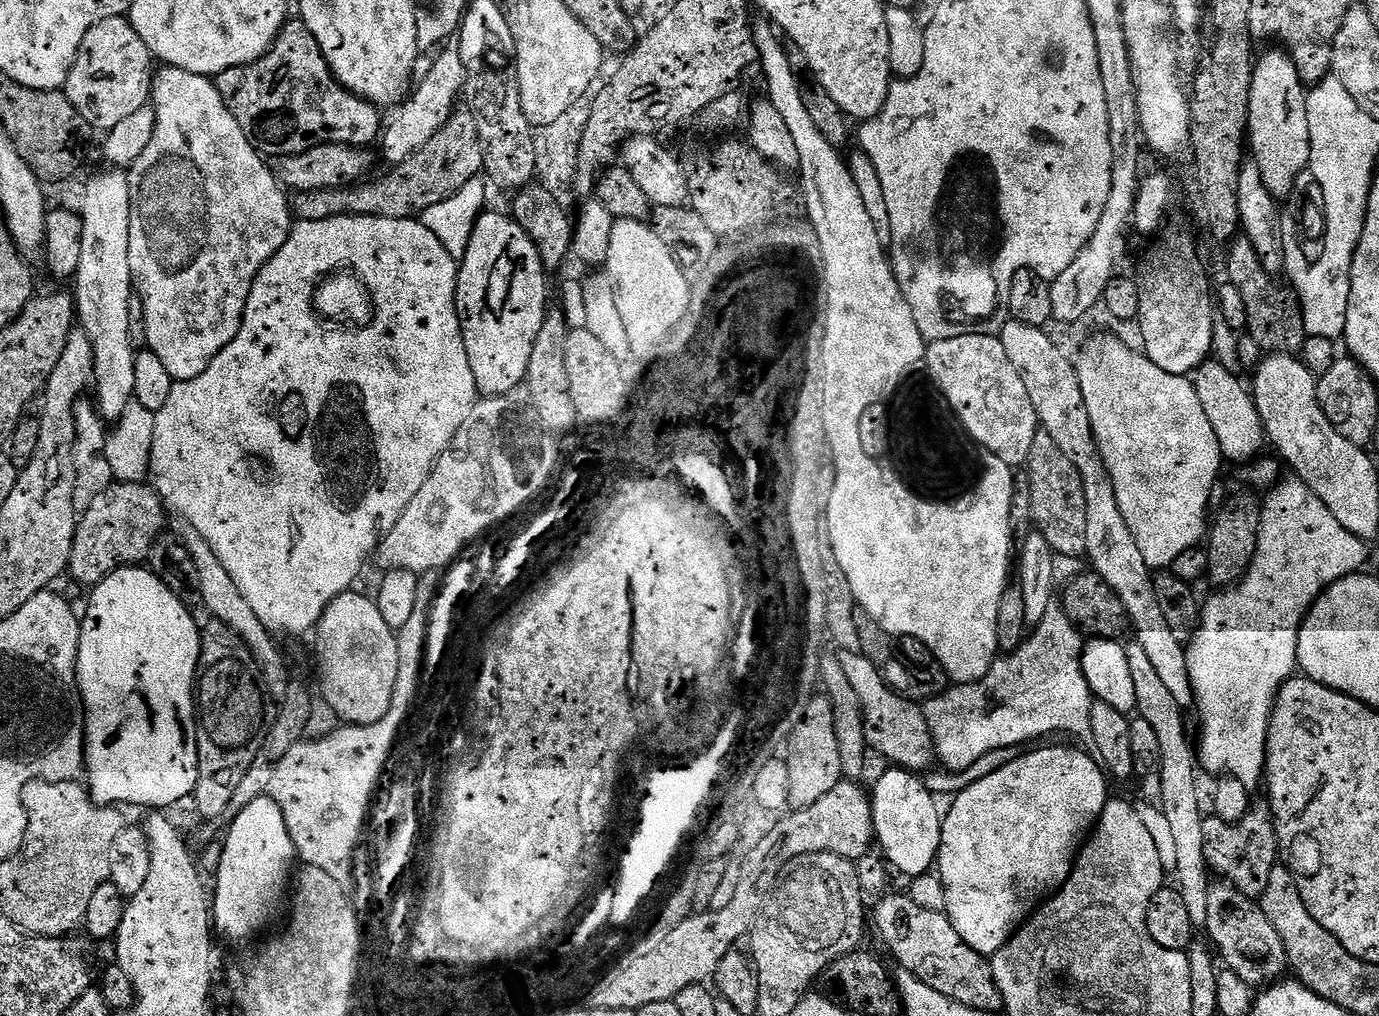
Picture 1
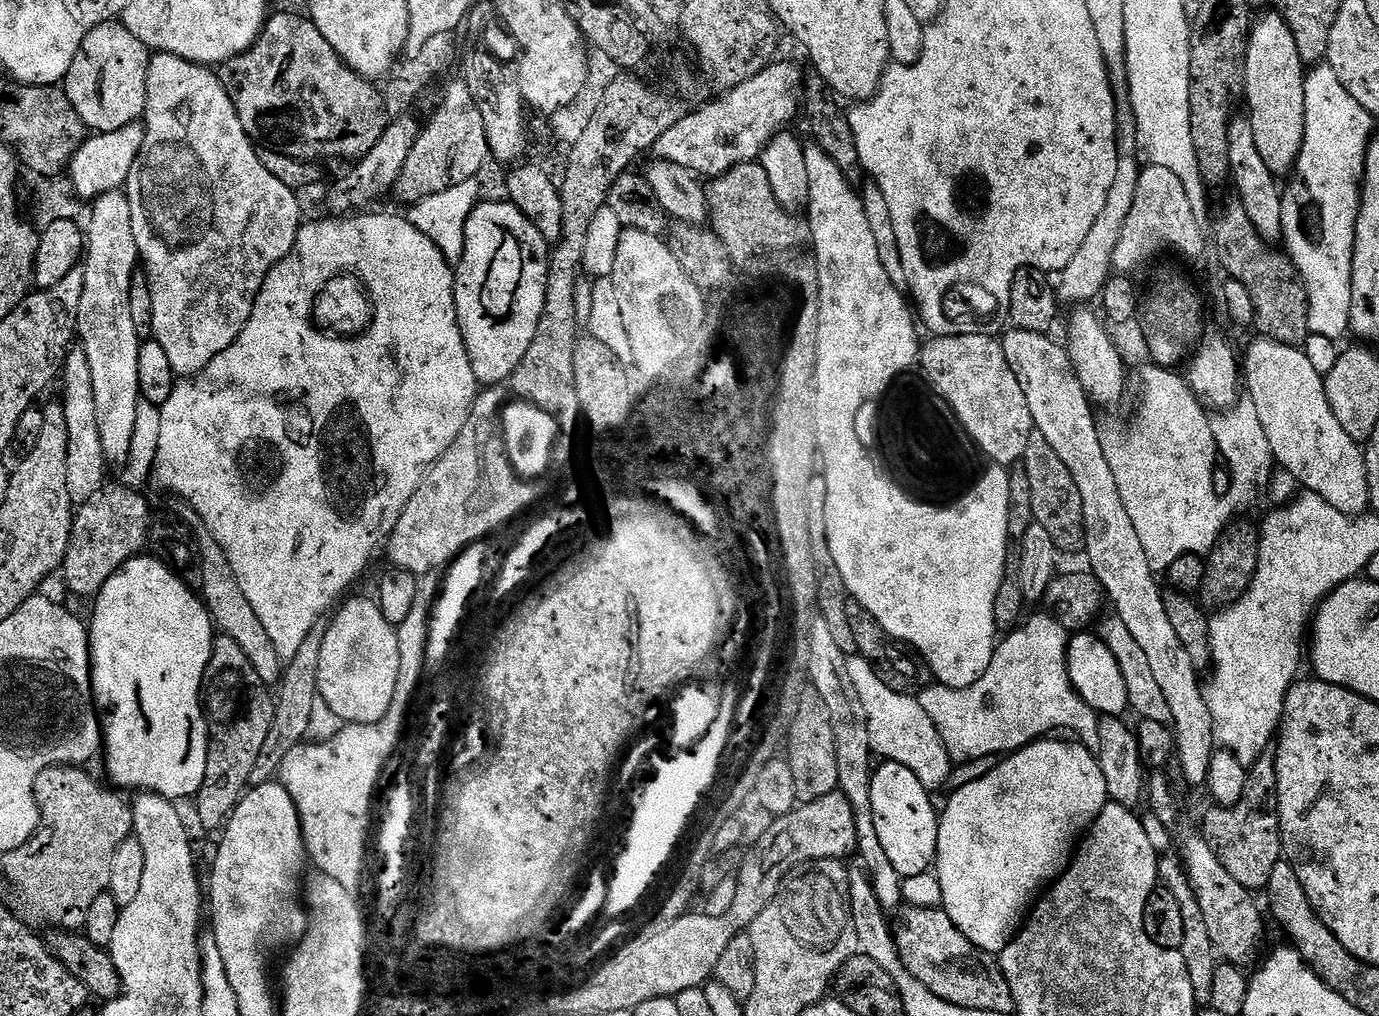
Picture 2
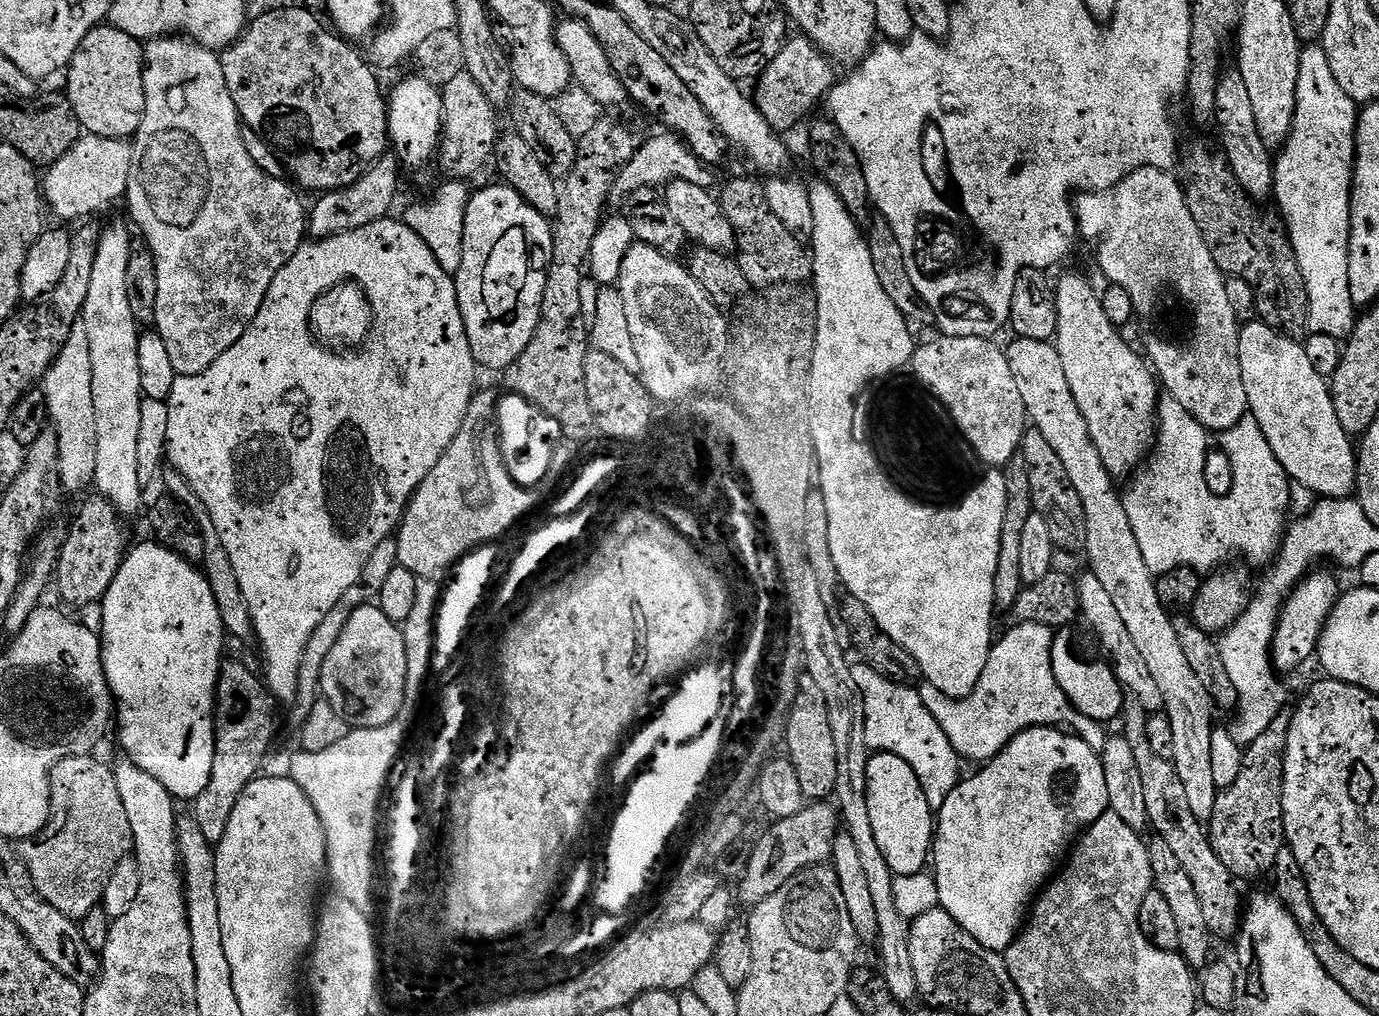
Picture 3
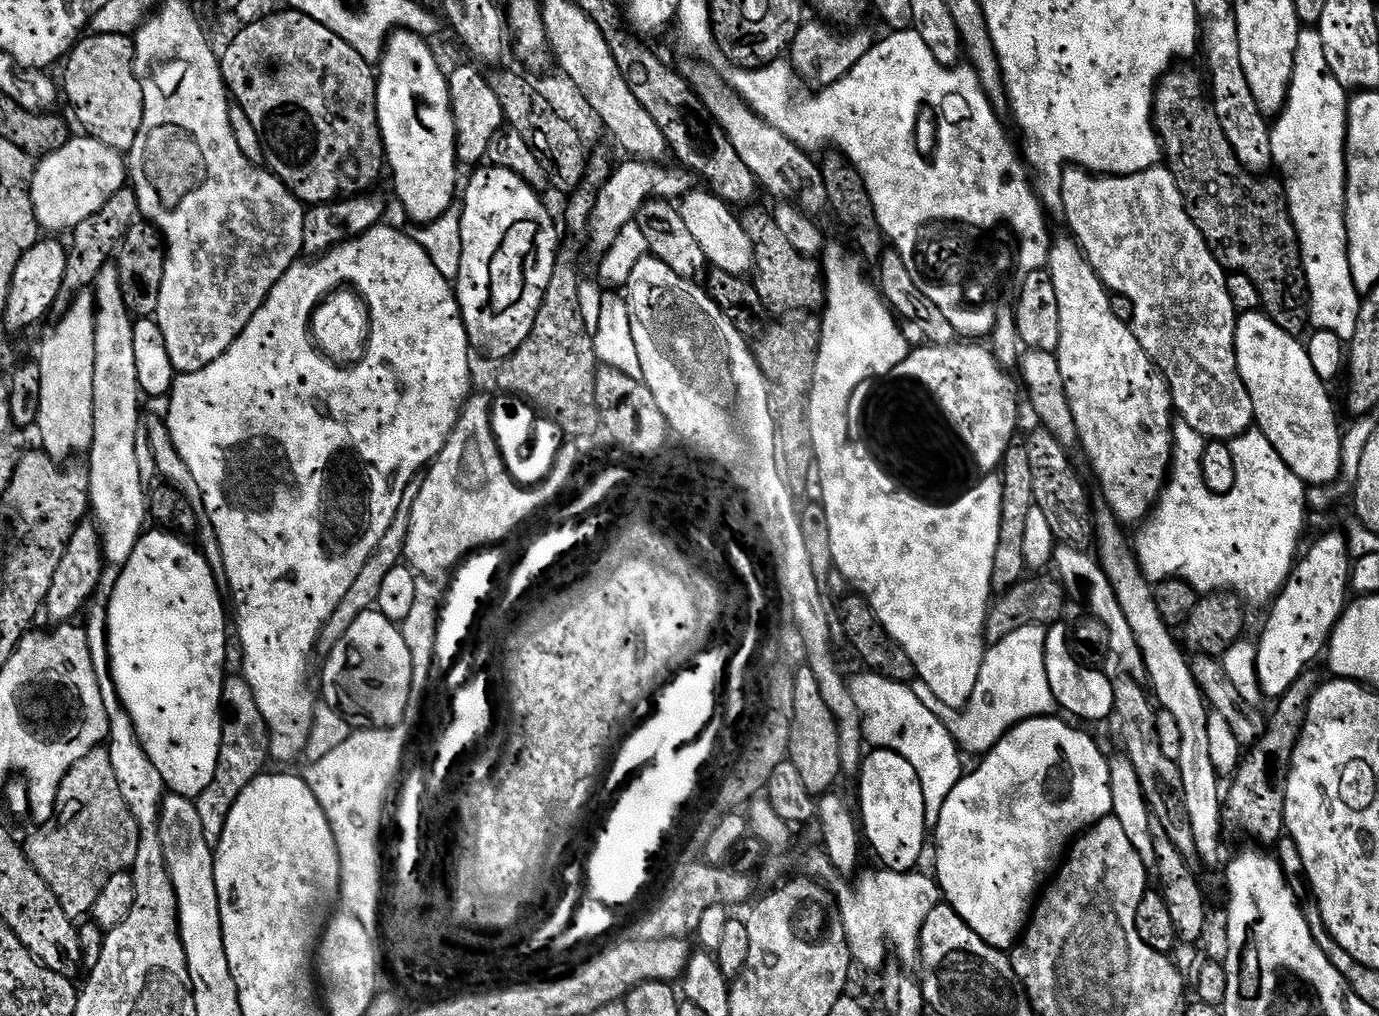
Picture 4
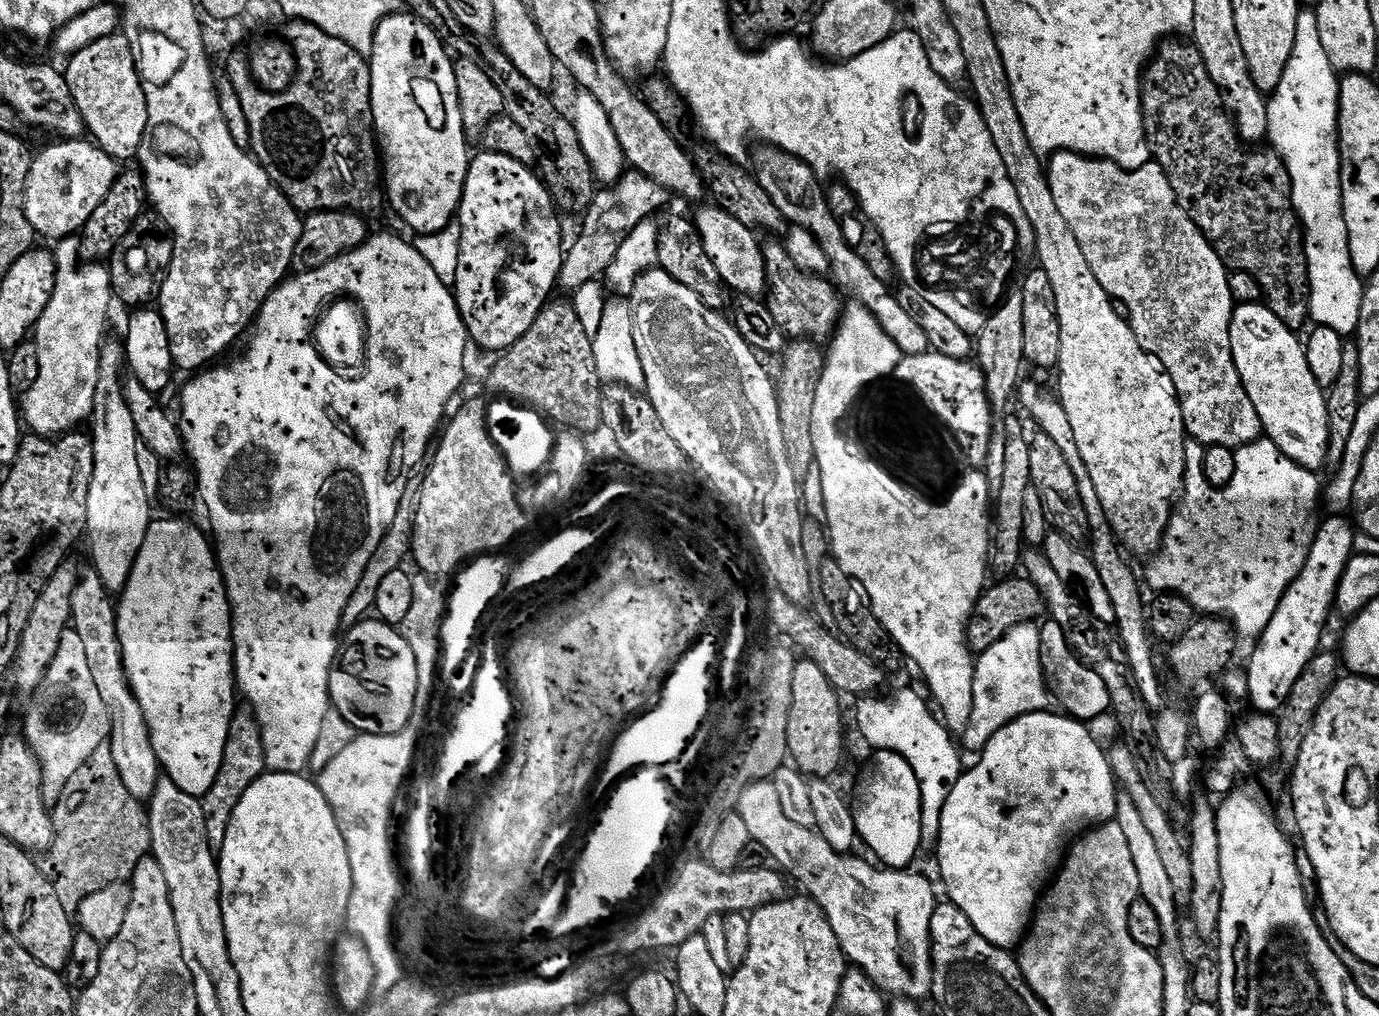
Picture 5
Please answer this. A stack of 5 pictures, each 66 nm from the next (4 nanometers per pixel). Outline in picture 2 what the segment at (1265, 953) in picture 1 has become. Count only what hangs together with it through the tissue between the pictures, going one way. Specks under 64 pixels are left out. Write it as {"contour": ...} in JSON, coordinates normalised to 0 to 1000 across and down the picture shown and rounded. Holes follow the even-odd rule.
{"contour":[[[872,822],[860,824],[854,839],[864,868],[864,875],[867,877],[869,892],[872,892],[872,904],[875,904],[877,927],[880,927],[883,942],[891,949],[904,950],[904,945],[910,939],[911,932],[914,929],[914,920],[917,917],[917,906],[914,903],[913,892],[908,887],[909,879],[902,874],[901,868],[895,868],[893,861],[889,857],[889,852],[886,852],[880,837],[877,837]]]}

